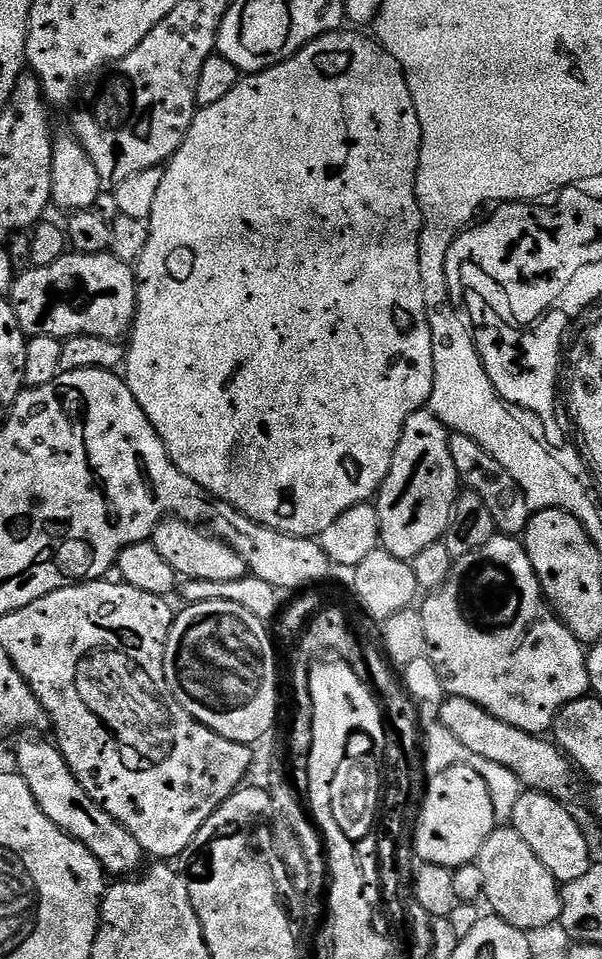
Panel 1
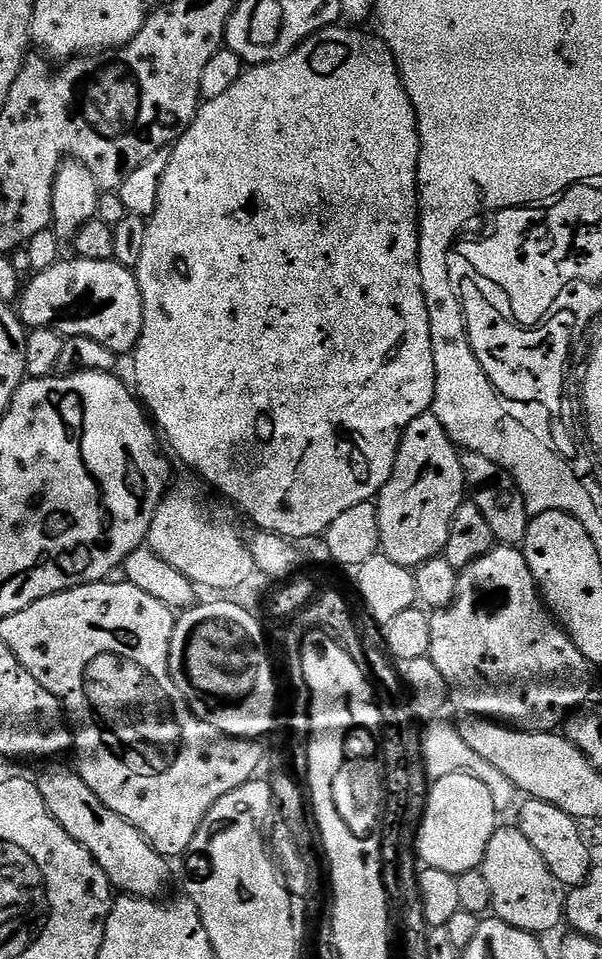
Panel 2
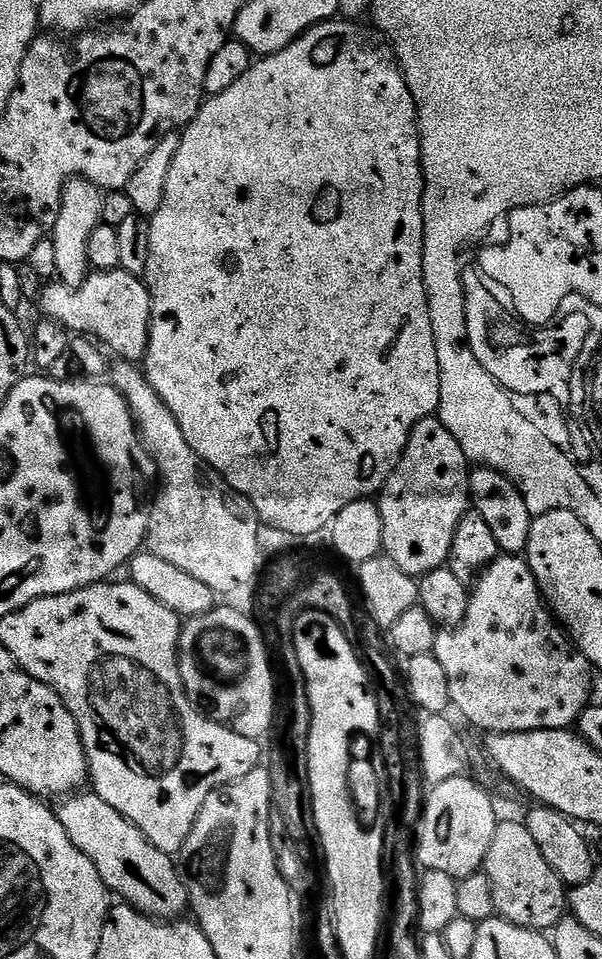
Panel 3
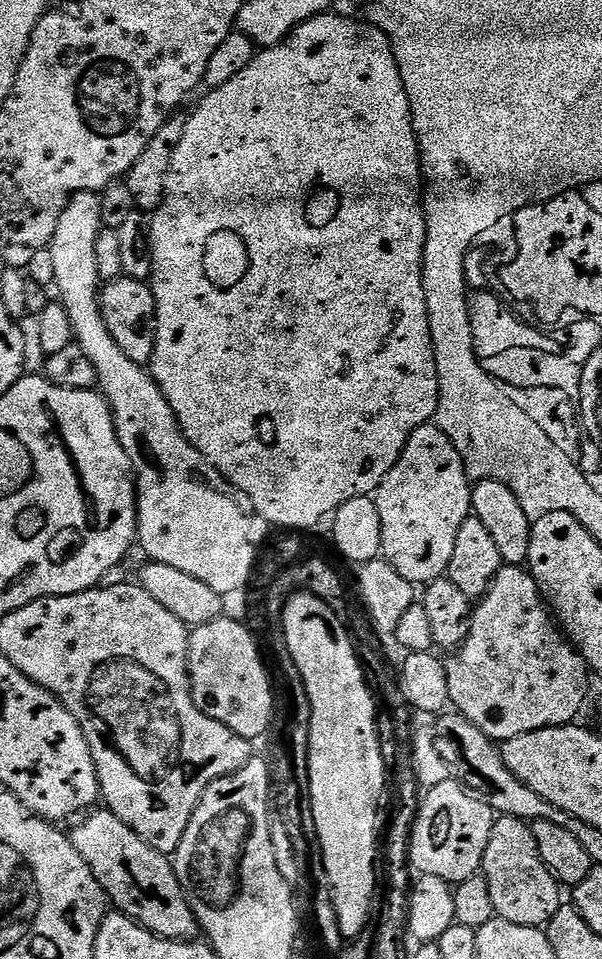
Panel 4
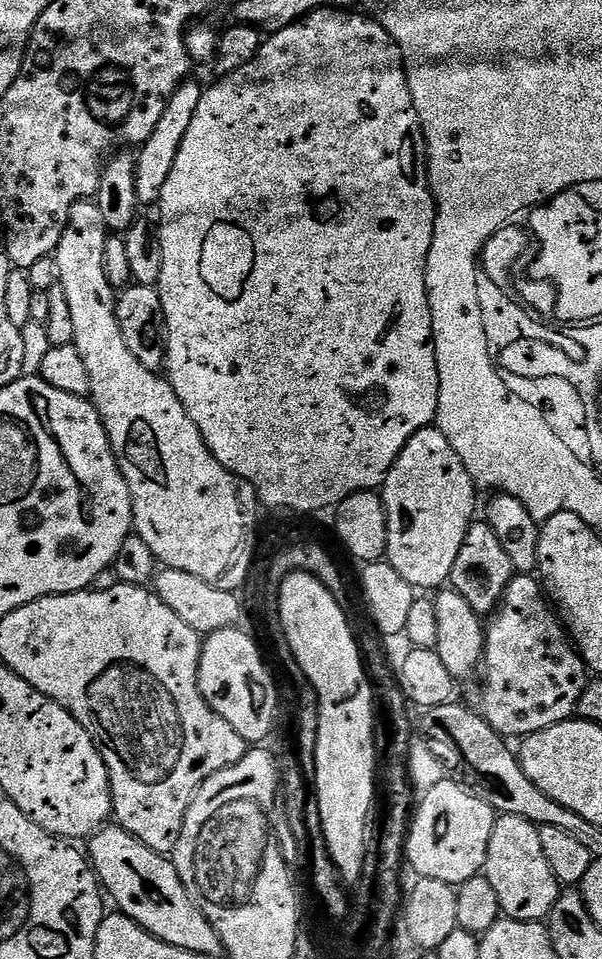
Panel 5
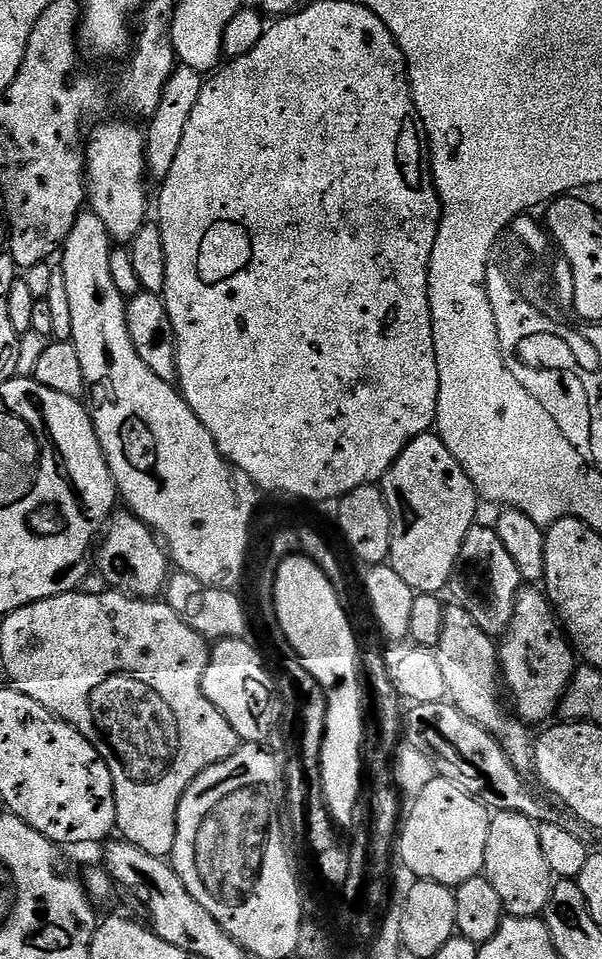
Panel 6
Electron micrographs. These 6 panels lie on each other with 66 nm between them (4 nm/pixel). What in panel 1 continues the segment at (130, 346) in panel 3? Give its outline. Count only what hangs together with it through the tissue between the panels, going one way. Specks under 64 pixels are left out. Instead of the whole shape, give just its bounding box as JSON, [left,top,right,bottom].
[10,252,136,341]

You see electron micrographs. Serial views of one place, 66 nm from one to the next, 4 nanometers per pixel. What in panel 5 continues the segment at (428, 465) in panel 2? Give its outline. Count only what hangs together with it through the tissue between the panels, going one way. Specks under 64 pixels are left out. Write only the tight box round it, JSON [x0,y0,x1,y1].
[382,426,478,590]

